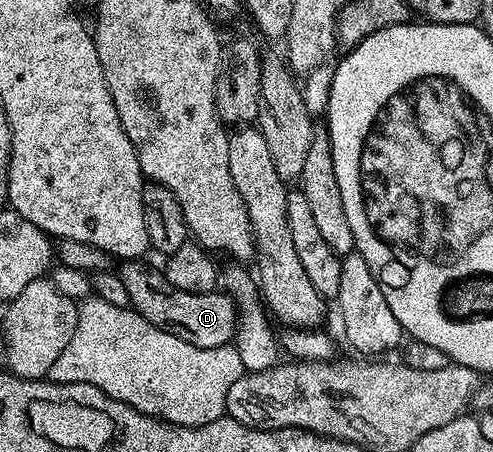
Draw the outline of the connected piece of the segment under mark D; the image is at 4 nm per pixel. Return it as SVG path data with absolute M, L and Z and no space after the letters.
M125 260L119 267L123 288L127 288L129 303L139 316L155 324L155 328L163 328L163 332L171 332L171 336L179 336L179 340L195 344L195 348L219 348L234 341L237 333L238 305L228 294L179 292L179 288L171 285L160 269L152 270L151 267L144 266L145 264L141 260Z

